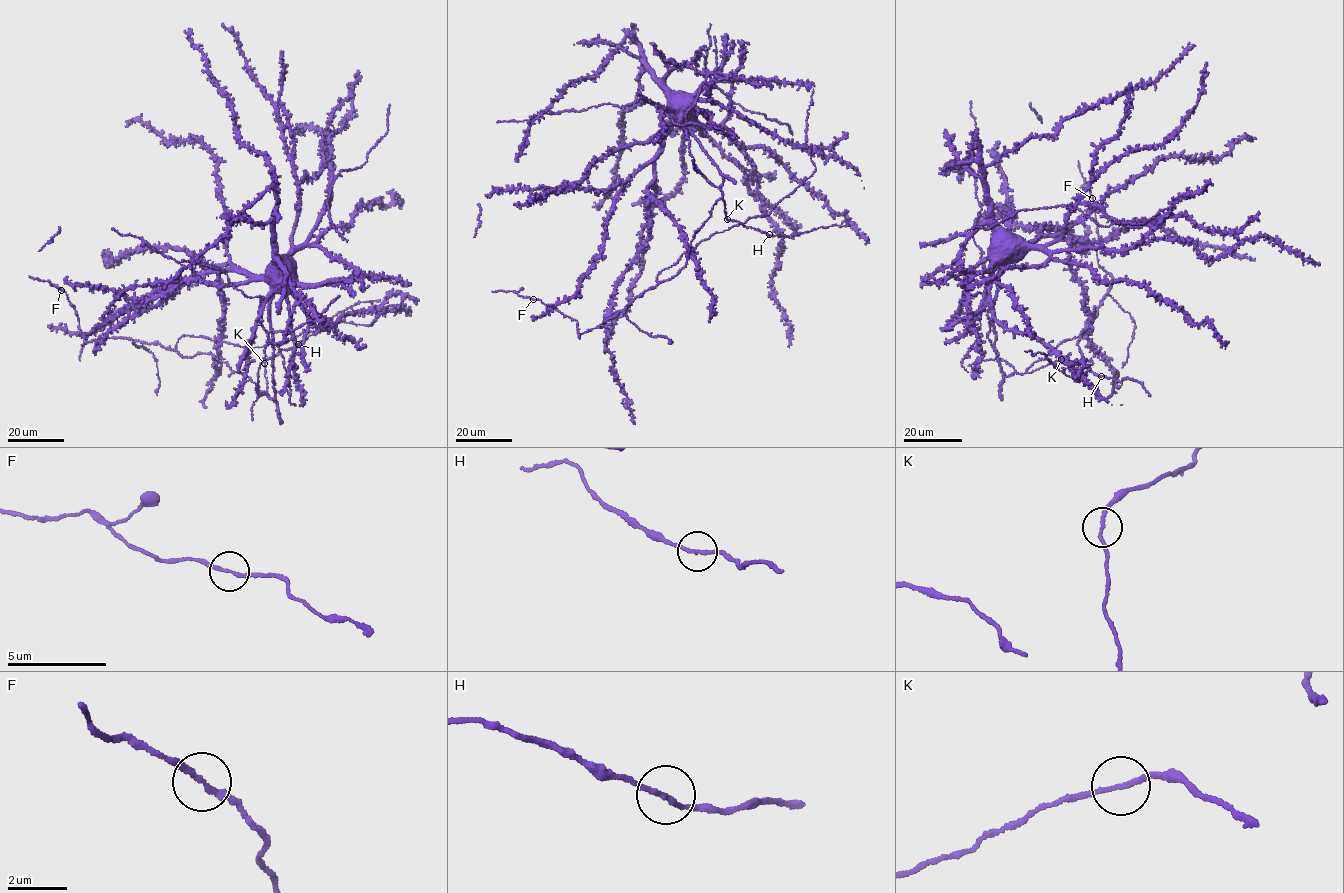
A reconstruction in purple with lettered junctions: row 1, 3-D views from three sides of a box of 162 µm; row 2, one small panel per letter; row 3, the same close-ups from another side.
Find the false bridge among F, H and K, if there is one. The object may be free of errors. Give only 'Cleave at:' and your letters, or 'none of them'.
Cleave at: none of them

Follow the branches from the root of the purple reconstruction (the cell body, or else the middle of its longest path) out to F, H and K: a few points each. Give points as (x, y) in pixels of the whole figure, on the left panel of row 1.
F: (284, 276), (216, 267), (221, 342), (183, 335), (175, 350), (122, 338), (82, 345), (61, 290)
H: (284, 276), (269, 309), (274, 401), (266, 391), (266, 360), (298, 344)
K: (284, 276), (288, 275), (278, 292), (274, 291), (269, 309), (274, 401), (266, 391), (265, 363)

